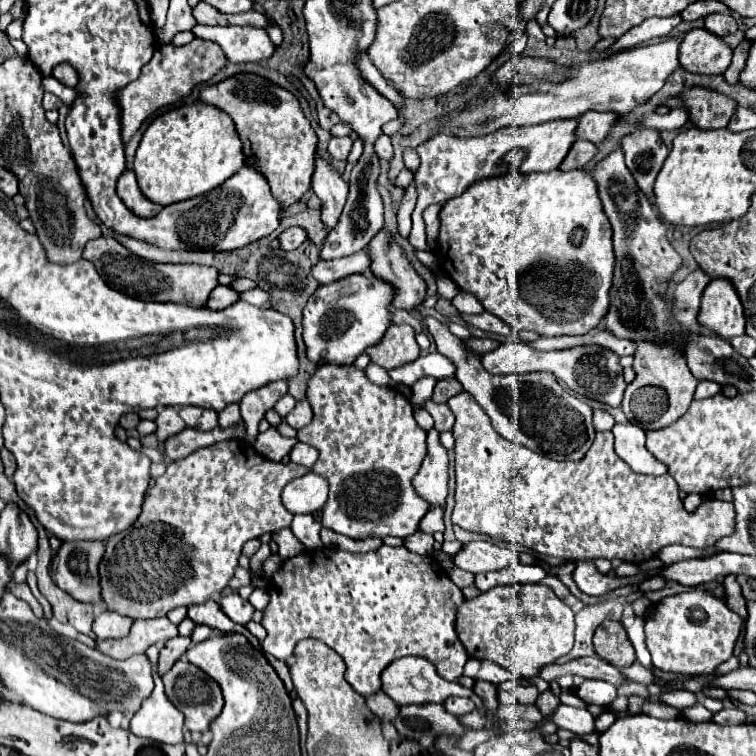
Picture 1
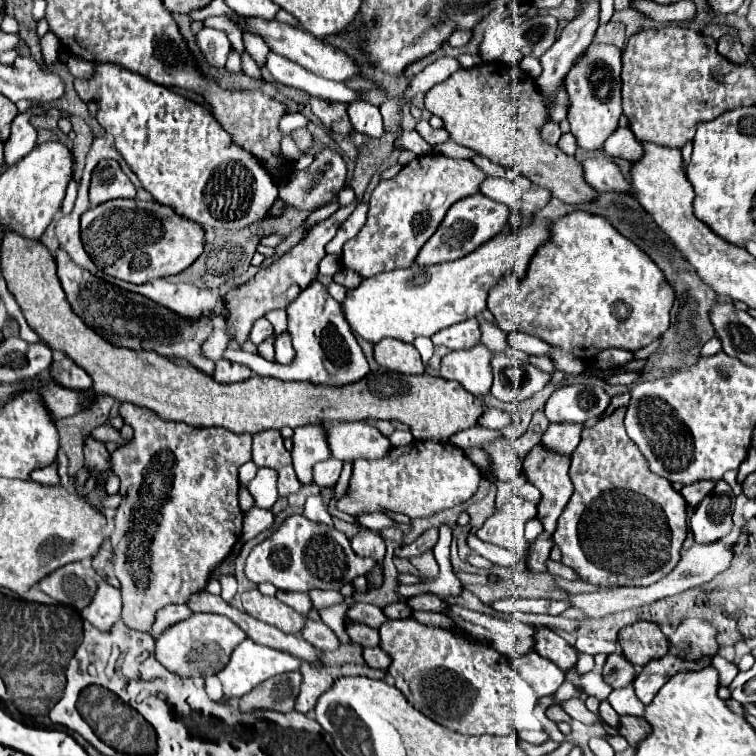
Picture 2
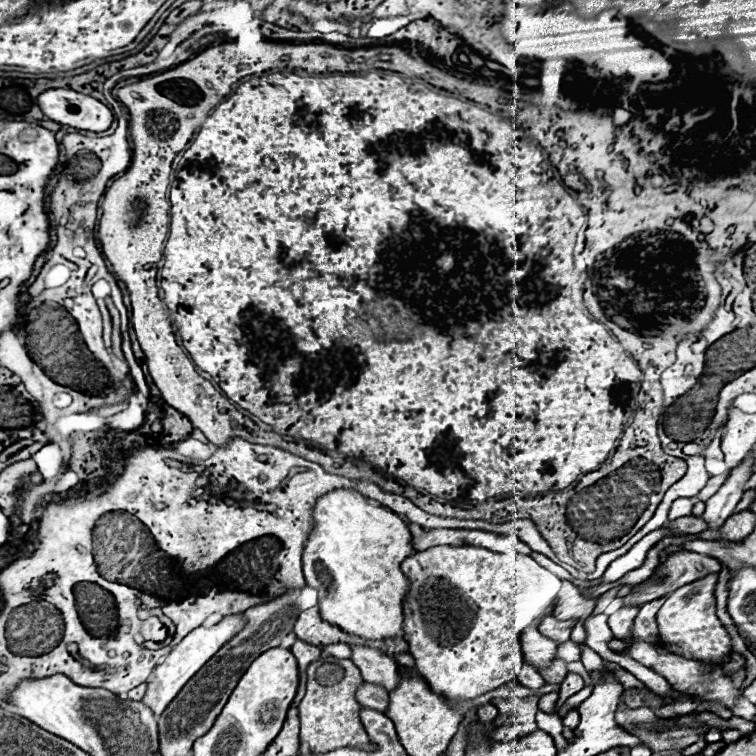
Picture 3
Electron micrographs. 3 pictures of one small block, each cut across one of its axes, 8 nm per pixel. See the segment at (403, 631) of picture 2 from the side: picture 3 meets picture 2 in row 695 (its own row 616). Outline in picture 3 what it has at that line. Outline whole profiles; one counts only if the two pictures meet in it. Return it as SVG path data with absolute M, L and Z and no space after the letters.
M434 546L434 548L428 548L428 550L422 550L418 554L412 554L408 556L404 562L402 562L402 572L406 574L408 582L410 582L410 588L406 592L406 598L404 598L404 638L408 642L408 652L414 656L414 662L416 662L416 670L422 678L426 678L426 682L430 684L430 688L446 698L454 698L454 700L460 700L460 698L476 698L476 696L482 696L486 692L492 692L496 688L500 688L502 684L514 680L520 672L520 666L524 662L522 658L522 646L520 646L520 636L524 632L524 628L538 616L538 612L542 608L546 608L558 594L560 590L560 584L562 580L558 576L554 576L552 572L548 572L546 568L542 568L540 564L536 564L532 560L530 554L522 554L518 550L508 550L508 552L494 552L494 550L486 550L486 548L478 548L478 546Z

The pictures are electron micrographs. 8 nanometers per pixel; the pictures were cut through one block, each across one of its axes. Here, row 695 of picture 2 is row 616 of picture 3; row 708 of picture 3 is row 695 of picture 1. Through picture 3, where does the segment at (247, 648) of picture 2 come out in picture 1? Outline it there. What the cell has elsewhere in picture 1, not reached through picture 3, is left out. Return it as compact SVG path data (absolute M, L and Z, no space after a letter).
M150 646L145 654L152 665L154 692L132 716L130 732L160 744L178 744L184 740L184 716L164 694L164 684L157 673L158 646Z

